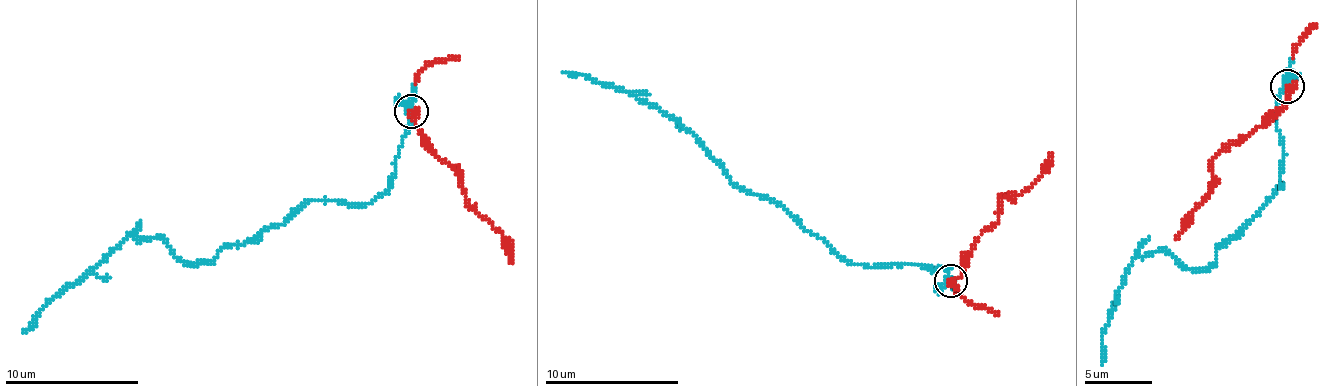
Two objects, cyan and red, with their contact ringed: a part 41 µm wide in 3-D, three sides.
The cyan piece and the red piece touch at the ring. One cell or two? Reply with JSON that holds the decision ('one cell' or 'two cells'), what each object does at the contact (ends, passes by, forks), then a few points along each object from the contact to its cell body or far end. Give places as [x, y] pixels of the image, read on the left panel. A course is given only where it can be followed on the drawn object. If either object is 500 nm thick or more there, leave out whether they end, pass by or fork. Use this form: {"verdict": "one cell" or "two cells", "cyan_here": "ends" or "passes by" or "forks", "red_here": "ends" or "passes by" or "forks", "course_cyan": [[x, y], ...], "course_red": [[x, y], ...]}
{"verdict": "two cells", "cyan_here": "forks", "red_here": "ends", "course_cyan": [[412, 110], [395, 177], [368, 203], [308, 200], [200, 260], [127, 235], [22, 332]], "course_red": [[412, 110], [422, 142], [459, 168], [466, 203], [502, 234], [502, 245], [513, 263]]}

